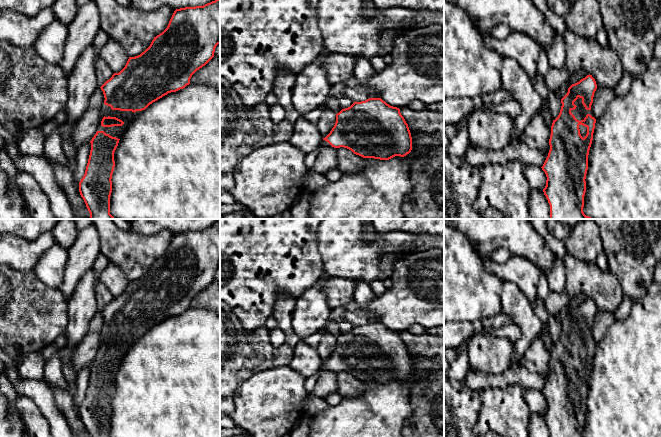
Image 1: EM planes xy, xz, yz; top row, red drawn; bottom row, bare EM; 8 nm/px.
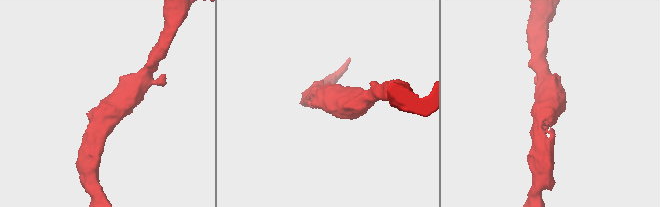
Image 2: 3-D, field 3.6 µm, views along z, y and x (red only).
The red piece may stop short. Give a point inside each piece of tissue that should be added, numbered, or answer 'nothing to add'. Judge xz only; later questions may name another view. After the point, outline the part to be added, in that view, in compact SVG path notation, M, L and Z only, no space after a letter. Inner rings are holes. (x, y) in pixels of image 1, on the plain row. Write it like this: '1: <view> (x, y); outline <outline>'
1: xz (310, 382); outline M322 364L321 368L318 370L317 373L315 373L314 375L306 378L305 384L304 384L306 391L308 391L308 392L312 392L313 391L313 389L314 389L314 387L316 385L317 379L318 379L320 373L323 370L331 370L331 369L327 365Z

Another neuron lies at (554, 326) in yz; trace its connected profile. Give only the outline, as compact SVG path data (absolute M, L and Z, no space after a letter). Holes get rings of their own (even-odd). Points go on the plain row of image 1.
M550 314L547 326L552 338L552 342L555 344L558 341L562 330L561 323L557 319L556 315Z

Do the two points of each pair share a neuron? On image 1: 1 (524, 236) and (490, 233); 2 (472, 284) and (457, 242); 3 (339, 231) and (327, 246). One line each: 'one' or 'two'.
1: one
2: one
3: one

